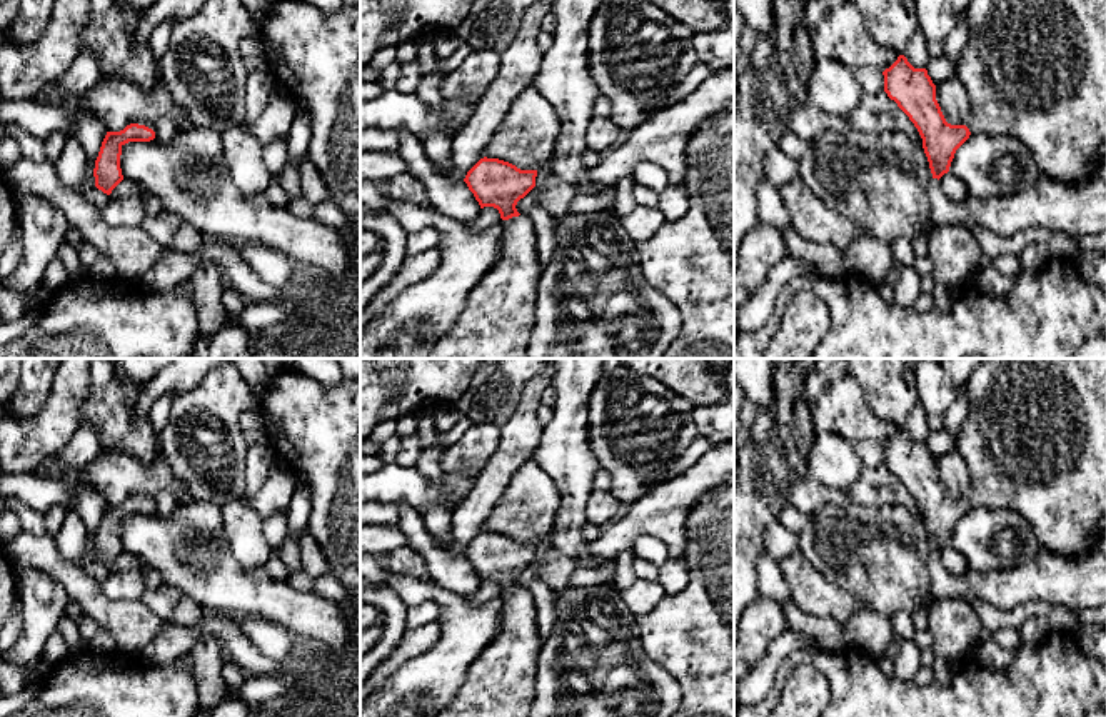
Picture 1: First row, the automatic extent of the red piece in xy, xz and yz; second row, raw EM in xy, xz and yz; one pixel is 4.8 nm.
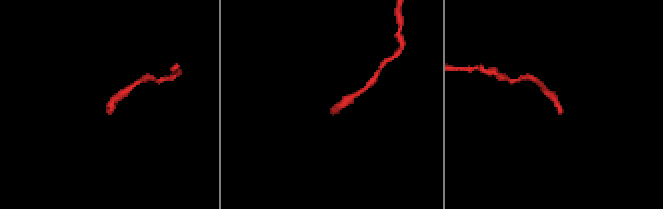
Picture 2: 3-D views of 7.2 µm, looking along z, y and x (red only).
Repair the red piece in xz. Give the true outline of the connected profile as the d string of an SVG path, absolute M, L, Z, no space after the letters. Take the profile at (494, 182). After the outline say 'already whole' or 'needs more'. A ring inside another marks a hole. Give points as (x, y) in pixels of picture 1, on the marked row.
M487 157L467 172L464 182L480 208L494 207L504 220L500 257L472 288L459 318L435 343L429 358L527 358L542 267L534 225L527 215L517 212L515 205L535 187L535 177L537 170L520 170L509 162Z | needs more

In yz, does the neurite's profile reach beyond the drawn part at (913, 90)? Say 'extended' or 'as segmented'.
extended

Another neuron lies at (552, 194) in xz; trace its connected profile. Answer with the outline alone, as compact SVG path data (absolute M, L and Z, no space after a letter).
M547 175L517 202L515 208L520 215L527 215L534 205L540 205L556 220L559 220L566 217L572 200L579 195L581 192L576 185L567 183L561 177Z

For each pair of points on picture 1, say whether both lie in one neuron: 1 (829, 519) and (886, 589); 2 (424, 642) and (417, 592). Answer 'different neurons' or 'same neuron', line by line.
1: same neuron
2: different neurons

